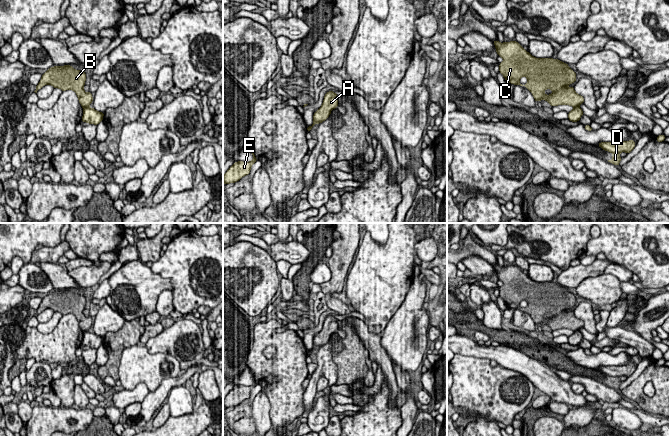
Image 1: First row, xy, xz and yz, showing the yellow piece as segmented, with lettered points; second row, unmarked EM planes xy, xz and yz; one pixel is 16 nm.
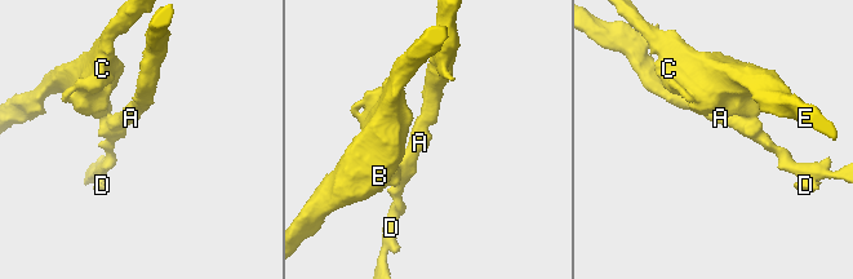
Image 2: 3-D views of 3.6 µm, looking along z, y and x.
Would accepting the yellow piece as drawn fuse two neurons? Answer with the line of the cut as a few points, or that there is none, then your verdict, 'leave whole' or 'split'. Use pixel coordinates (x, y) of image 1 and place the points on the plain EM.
xy (87, 330), (83, 332) | split

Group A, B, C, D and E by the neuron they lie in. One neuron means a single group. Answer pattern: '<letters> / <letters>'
A D / B C E

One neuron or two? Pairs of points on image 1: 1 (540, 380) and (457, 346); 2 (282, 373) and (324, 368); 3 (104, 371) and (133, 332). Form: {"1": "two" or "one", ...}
{"1": "one", "2": "two", "3": "one"}

